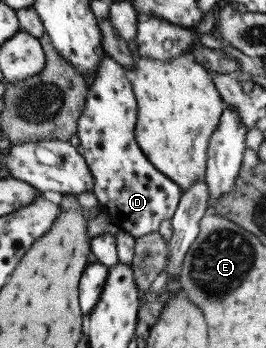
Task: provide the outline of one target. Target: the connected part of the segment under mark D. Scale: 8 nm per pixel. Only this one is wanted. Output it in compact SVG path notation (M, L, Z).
M104 52L100 60L99 72L89 87L89 94L86 98L84 111L77 124L77 134L80 144L77 150L84 156L92 176L94 176L94 187L92 192L96 195L101 209L110 215L110 220L125 230L135 239L159 231L160 223L164 220L171 220L176 213L179 200L181 198L181 188L170 180L168 176L162 174L149 160L143 151L139 148L136 141L136 121L138 115L137 99L133 92L131 82L126 78L126 70L120 63L116 62L110 54Z

